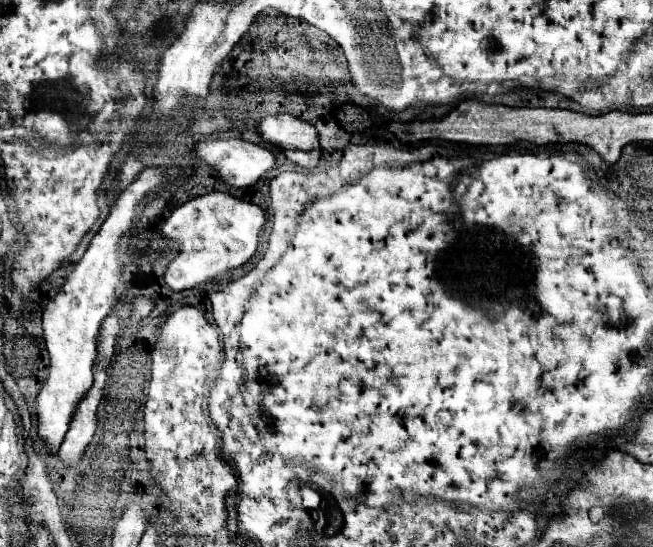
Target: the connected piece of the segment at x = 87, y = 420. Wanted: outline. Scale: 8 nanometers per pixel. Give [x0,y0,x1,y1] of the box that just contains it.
[59,372,105,464]

